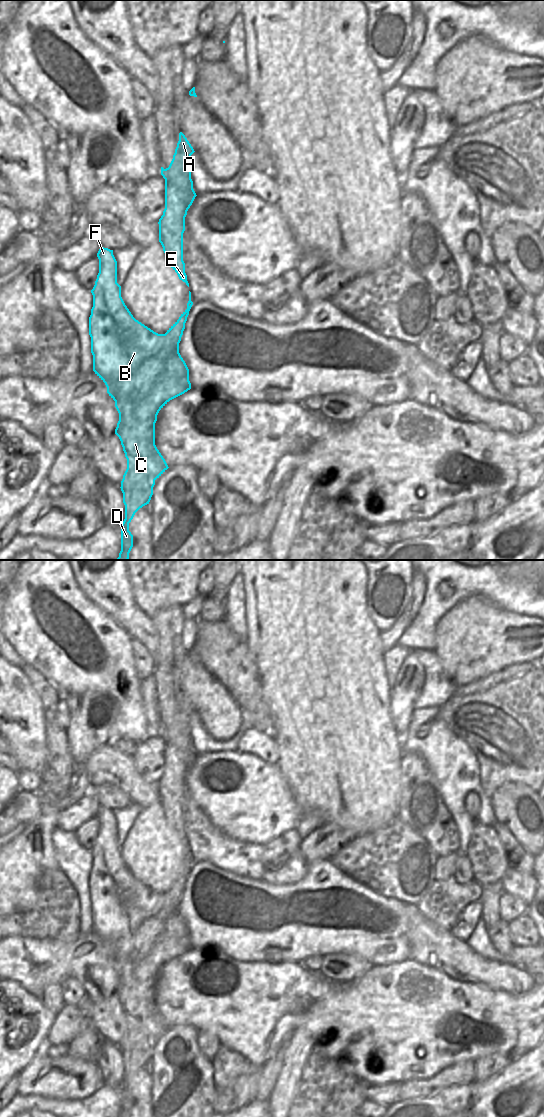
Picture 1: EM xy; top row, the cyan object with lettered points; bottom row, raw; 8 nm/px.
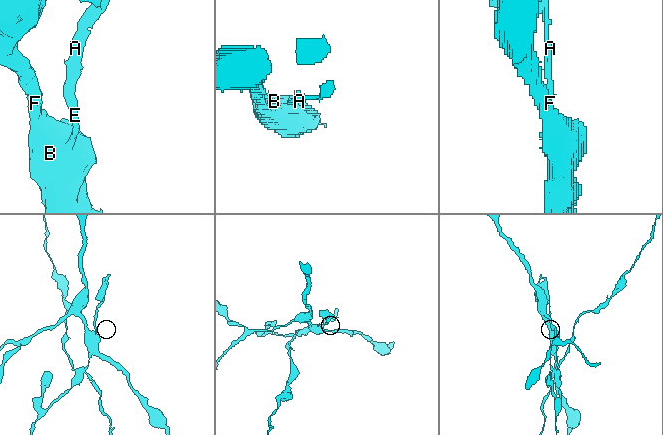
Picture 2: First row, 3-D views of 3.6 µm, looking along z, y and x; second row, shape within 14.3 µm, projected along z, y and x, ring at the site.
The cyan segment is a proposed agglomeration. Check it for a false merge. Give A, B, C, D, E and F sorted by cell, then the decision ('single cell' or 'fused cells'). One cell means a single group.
A D E / B C F; fused cells

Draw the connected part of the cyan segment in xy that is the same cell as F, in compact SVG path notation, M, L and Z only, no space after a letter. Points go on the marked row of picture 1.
M101 246L97 257L99 273L91 290L93 307L89 317L93 371L105 383L107 393L115 401L119 413L115 434L121 441L124 453L138 458L151 478L156 480L169 468L155 445L157 415L170 400L191 389L189 369L179 352L172 356L139 411L133 409L131 395L135 389L137 371L146 360L161 351L165 334L158 334L136 320L125 305L121 297L121 286L117 283L117 261L113 250Z

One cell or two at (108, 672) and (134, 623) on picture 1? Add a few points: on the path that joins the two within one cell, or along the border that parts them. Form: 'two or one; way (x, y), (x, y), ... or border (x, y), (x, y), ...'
two; border (111, 618), (133, 638)

